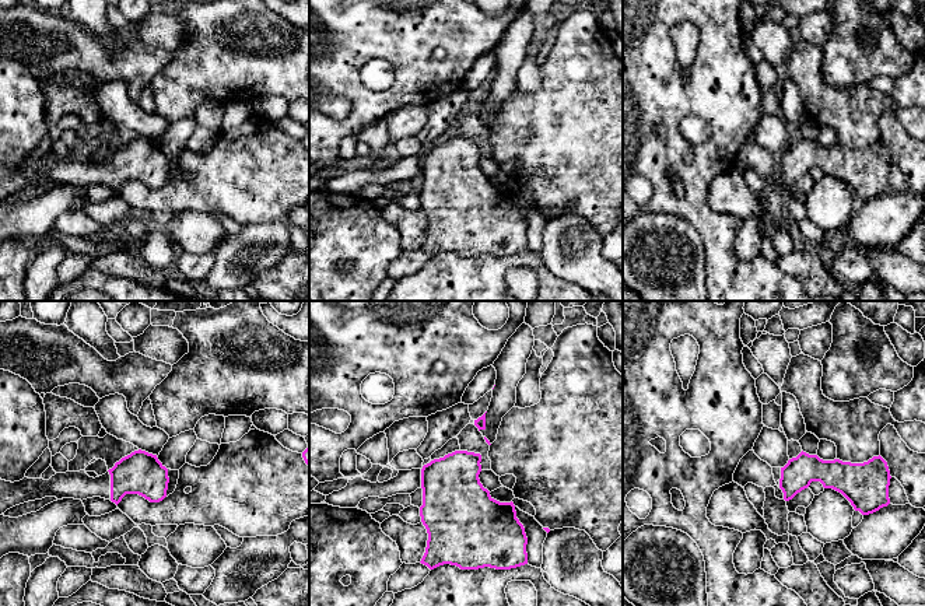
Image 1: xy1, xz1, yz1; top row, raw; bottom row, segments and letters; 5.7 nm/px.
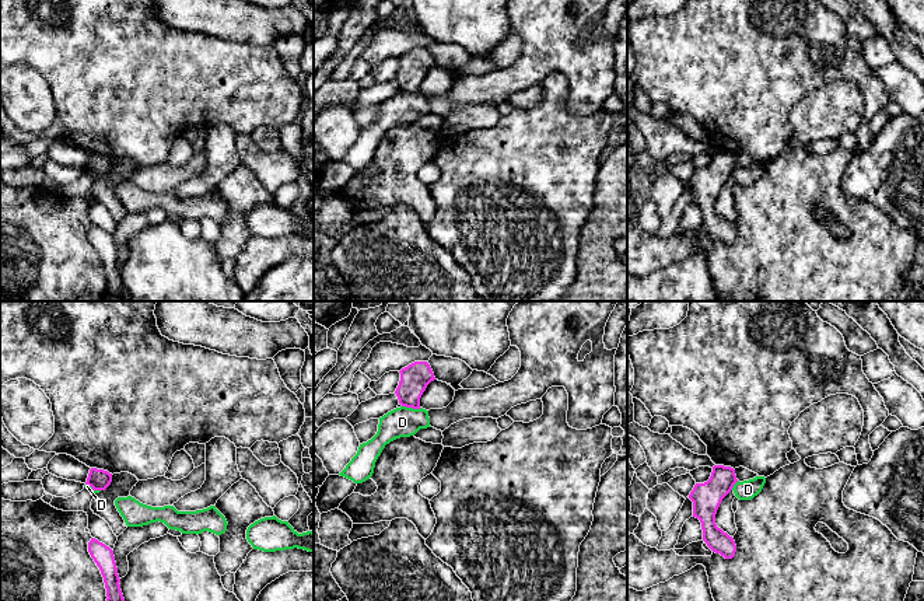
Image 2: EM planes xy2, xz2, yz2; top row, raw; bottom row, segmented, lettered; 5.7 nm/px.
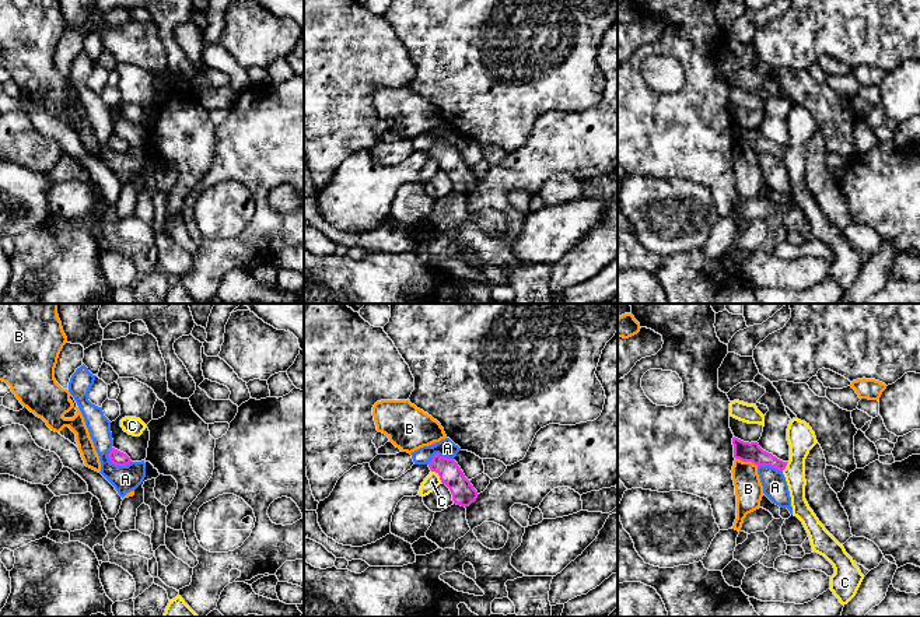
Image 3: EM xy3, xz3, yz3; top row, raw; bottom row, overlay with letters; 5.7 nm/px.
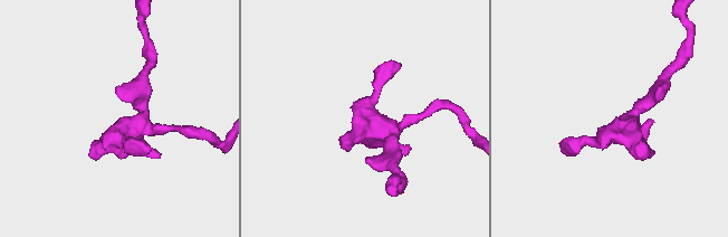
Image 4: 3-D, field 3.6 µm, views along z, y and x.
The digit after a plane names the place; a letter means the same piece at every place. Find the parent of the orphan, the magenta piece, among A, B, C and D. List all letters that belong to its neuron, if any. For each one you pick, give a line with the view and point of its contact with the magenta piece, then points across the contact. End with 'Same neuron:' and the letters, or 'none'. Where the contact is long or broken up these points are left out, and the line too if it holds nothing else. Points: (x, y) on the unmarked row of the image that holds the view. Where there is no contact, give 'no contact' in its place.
Same neuron: none

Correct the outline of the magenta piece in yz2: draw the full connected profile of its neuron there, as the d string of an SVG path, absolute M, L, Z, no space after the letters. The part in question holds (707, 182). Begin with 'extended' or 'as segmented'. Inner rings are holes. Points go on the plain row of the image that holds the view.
as segmented; M714 151L710 165L704 170L696 170L689 181L689 185L693 188L693 203L701 209L703 227L713 238L720 240L725 245L735 242L736 231L732 223L717 213L715 200L722 185L736 168L734 154Z

